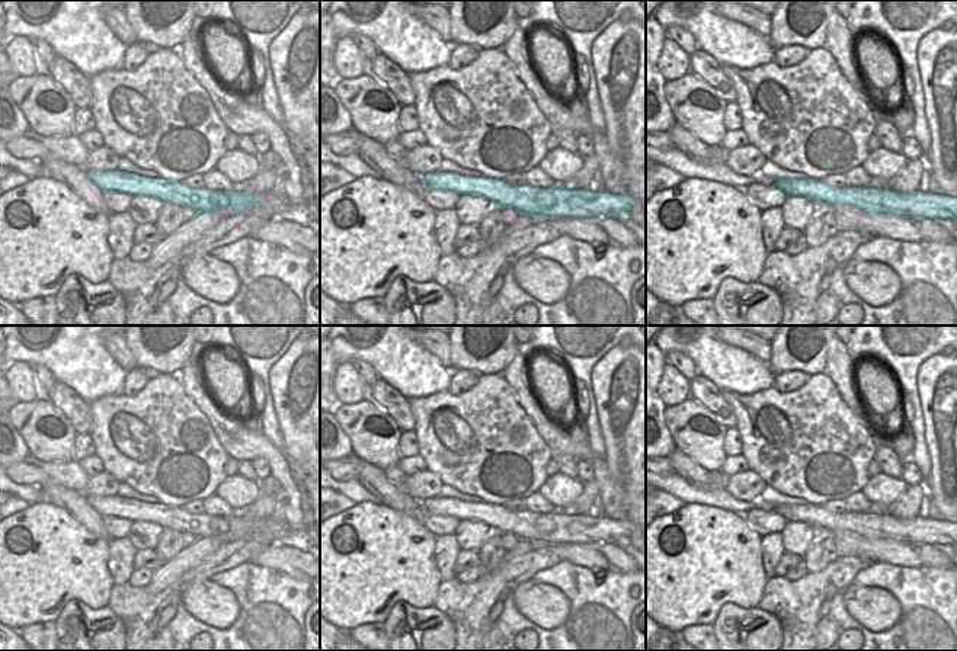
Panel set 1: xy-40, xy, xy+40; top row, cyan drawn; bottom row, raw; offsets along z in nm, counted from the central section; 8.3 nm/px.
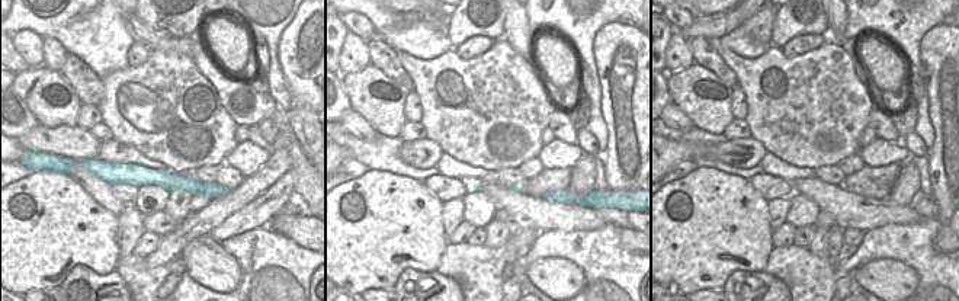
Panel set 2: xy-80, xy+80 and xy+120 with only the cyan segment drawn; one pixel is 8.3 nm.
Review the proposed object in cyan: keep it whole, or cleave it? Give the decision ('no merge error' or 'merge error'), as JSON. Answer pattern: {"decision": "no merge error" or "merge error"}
{"decision": "no merge error"}

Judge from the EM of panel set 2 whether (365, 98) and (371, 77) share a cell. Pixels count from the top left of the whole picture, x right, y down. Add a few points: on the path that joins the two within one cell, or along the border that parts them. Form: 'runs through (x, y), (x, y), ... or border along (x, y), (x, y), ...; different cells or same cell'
runs through (366, 93), (366, 86), (371, 82); same cell

